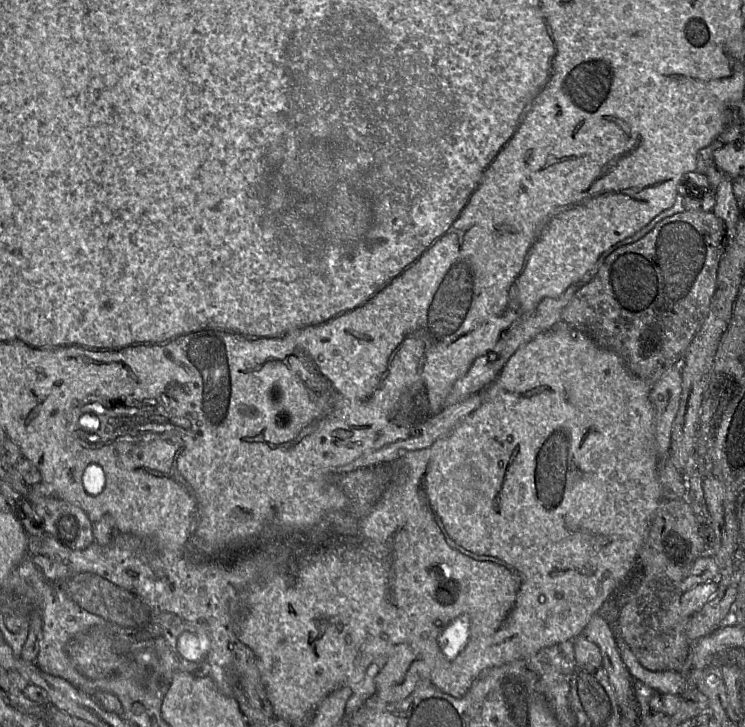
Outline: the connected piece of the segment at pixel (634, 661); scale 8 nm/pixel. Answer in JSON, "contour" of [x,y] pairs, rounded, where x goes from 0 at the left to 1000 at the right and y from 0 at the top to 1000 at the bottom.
{"contour":[[[824,861],[823,868],[834,905],[852,937],[859,937],[887,953],[915,956],[922,949],[923,938],[917,926],[905,922],[867,920],[832,872],[830,861]]]}

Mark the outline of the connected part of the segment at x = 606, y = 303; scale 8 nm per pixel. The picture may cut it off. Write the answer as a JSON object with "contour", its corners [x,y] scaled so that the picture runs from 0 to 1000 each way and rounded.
{"contour":[[[921,289],[891,300],[879,312],[858,330],[834,338],[804,366],[799,380],[780,392],[762,420],[756,426],[752,439],[744,447],[758,447],[787,458],[805,477],[828,486],[839,498],[842,506],[871,531],[877,531],[902,502],[910,499],[919,488],[934,457],[948,437],[953,415],[961,395],[962,370],[973,347],[973,311],[970,304],[956,290]]]}

